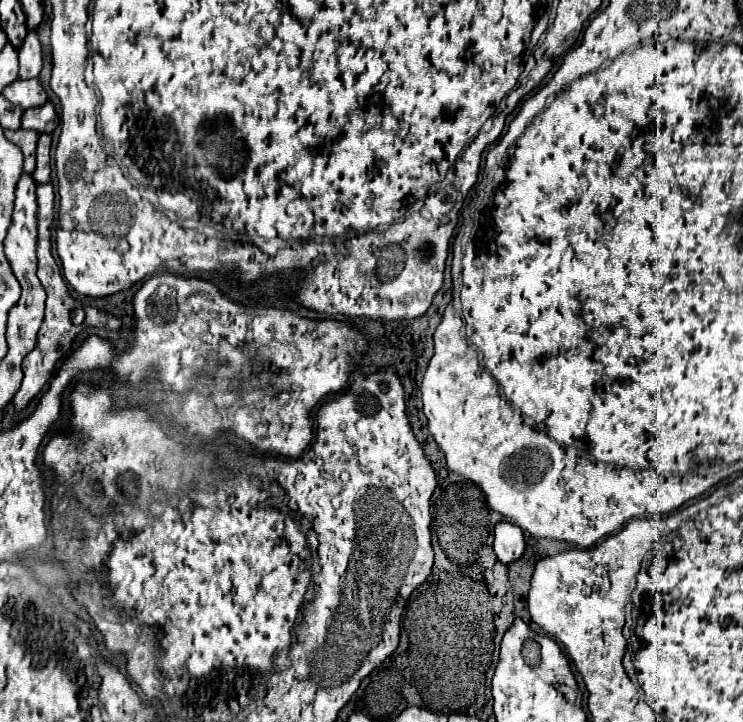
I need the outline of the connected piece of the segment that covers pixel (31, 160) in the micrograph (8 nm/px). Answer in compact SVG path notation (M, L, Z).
M23 128L15 130L15 132L5 132L7 140L17 144L23 154L25 154L25 172L33 172L35 170L35 144L39 140L39 132L23 132Z

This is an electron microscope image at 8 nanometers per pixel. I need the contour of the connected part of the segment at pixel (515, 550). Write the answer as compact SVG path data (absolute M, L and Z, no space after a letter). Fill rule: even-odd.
M497 522L493 546L495 546L497 558L503 564L517 560L525 550L525 540L523 540L521 528L515 524L509 524L509 522Z

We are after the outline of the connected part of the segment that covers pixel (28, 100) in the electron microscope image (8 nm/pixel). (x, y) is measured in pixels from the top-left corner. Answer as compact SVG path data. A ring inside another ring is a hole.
M31 78L31 80L15 80L11 82L3 92L1 92L11 104L21 106L23 110L27 108L35 108L47 102L47 92L41 84L39 78Z

